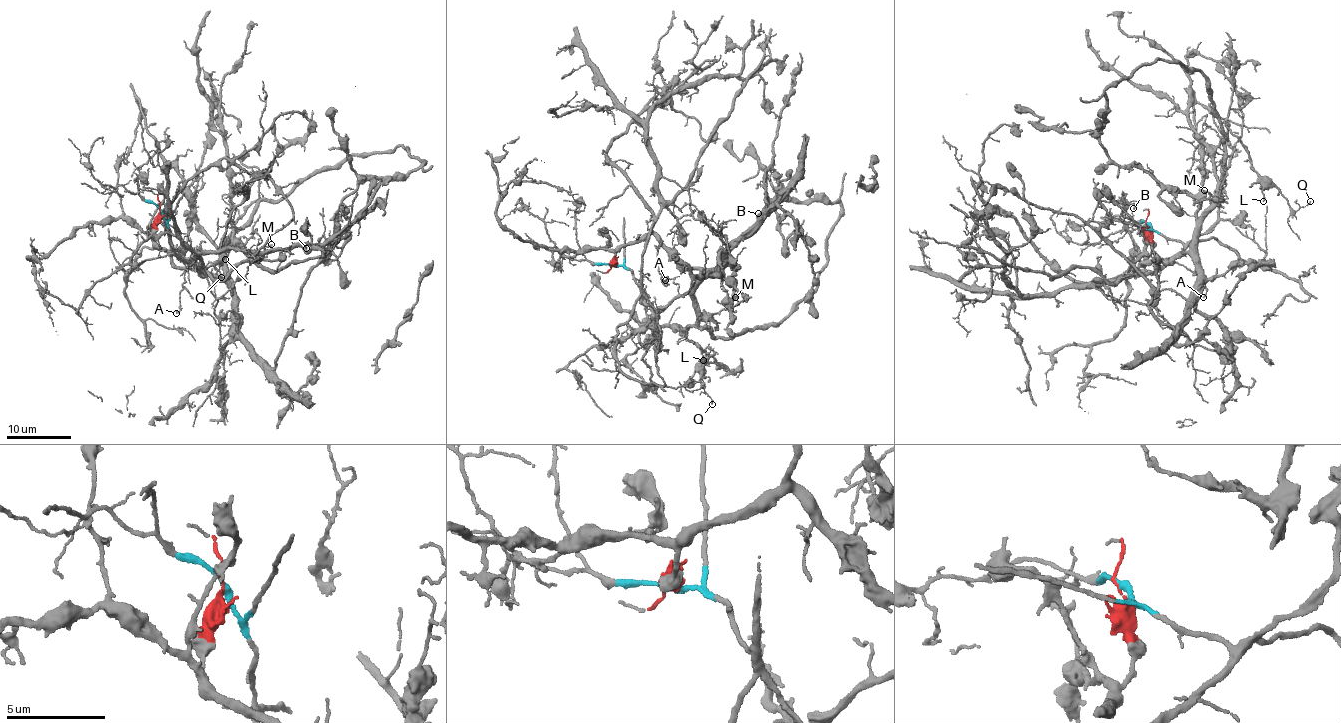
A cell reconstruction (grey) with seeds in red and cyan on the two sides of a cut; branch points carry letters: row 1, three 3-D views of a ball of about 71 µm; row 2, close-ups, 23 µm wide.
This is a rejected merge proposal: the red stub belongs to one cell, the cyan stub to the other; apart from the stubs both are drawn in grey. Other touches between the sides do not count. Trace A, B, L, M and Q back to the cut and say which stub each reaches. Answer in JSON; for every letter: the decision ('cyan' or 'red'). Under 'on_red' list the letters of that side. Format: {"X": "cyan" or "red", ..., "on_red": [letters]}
{"A": "red", "B": "red", "L": "red", "M": "red", "Q": "red", "on_red": ["A", "B", "L", "M", "Q"]}

